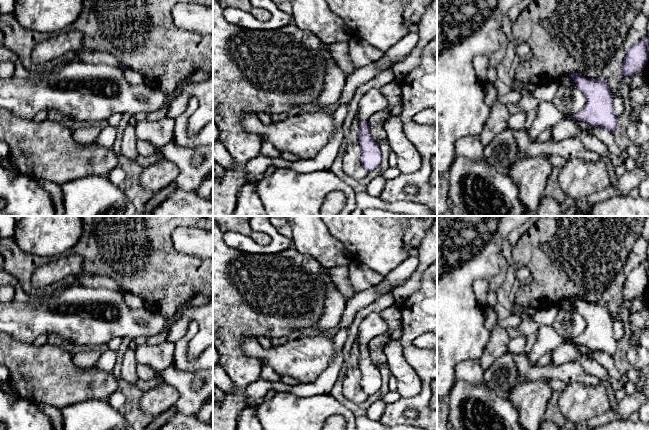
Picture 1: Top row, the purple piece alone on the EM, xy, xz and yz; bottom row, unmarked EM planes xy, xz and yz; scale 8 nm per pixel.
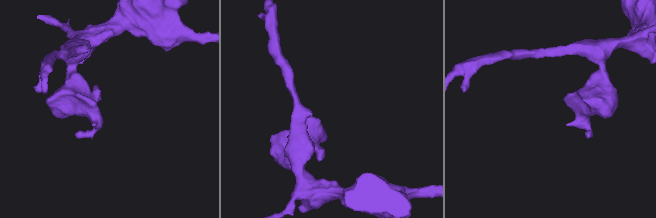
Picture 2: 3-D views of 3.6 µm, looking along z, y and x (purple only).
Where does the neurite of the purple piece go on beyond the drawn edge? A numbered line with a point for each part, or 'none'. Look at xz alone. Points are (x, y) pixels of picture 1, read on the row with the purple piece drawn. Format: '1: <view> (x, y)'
none

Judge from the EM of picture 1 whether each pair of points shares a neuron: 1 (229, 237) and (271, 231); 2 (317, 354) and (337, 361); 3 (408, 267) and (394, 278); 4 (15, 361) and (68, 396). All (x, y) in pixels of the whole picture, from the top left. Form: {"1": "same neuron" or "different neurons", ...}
{"1": "same neuron", "2": "different neurons", "3": "same neuron", "4": "same neuron"}

